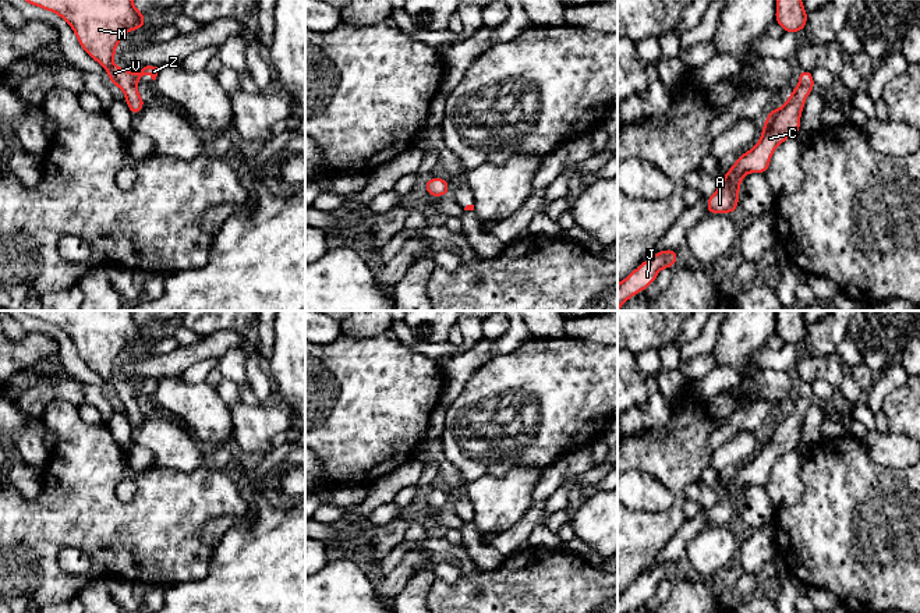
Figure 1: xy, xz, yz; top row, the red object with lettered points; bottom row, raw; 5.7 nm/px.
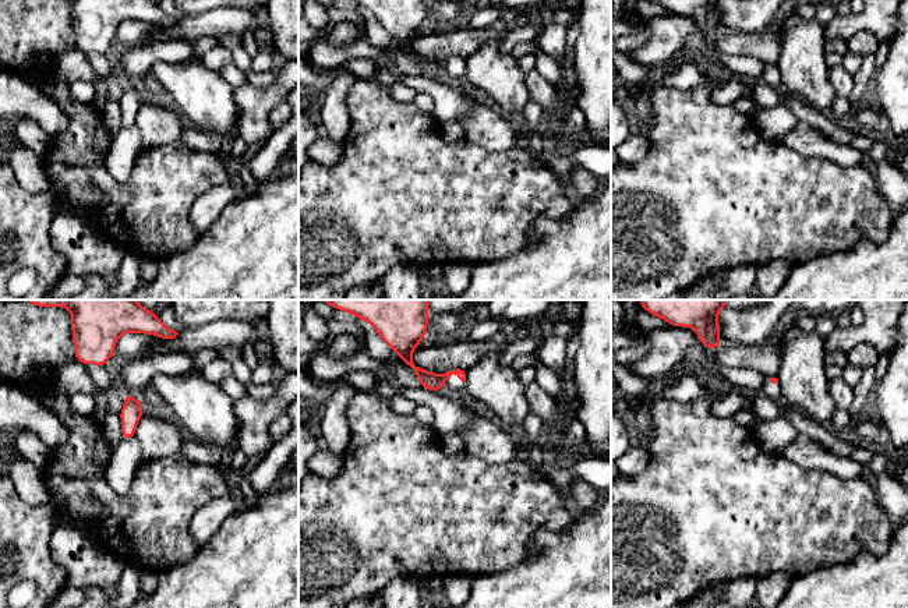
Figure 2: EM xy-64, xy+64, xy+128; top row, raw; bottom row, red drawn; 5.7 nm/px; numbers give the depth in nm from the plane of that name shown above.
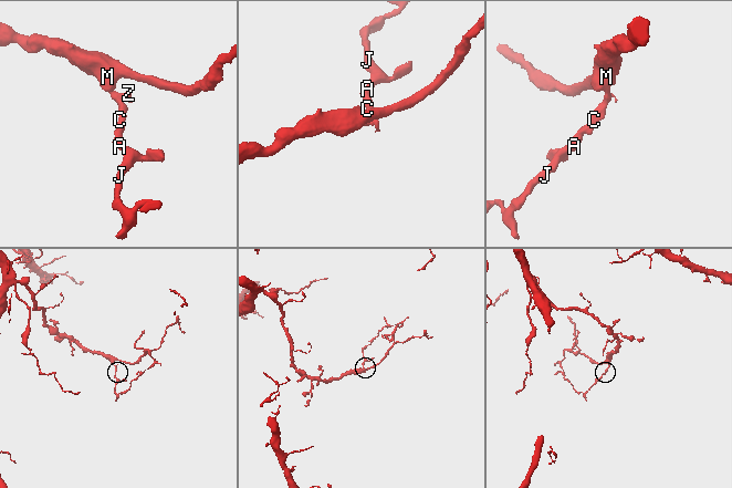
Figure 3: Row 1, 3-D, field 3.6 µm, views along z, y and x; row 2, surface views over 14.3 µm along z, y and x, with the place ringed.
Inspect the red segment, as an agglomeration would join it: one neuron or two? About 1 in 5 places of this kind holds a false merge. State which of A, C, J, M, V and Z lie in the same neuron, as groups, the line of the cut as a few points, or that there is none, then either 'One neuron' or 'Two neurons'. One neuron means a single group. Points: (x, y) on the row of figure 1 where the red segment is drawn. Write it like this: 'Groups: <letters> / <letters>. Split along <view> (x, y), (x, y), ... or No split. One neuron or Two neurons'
Groups: A C J M V Z. No split. One neuron

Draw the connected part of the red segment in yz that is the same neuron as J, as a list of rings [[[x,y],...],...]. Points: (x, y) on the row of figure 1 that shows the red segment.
[[[665,249],[641,262],[624,280],[618,284],[618,311],[633,295],[650,287],[662,267],[675,267],[677,249]]]

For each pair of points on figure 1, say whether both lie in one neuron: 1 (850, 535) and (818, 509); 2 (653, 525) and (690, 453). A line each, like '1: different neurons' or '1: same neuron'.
1: same neuron
2: same neuron

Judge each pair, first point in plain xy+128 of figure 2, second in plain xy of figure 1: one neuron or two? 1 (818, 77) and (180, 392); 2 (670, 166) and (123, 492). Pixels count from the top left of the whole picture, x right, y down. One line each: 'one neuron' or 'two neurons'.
1: one neuron
2: two neurons

